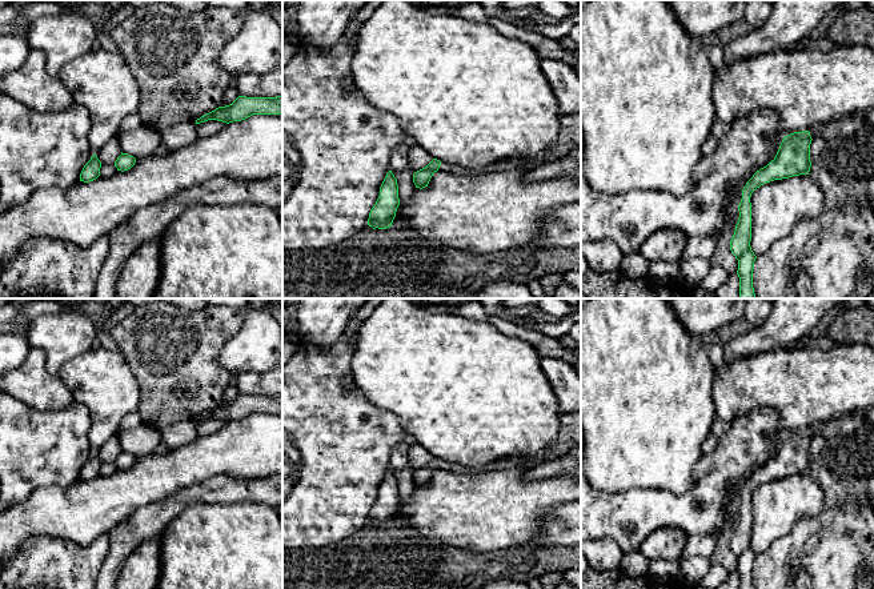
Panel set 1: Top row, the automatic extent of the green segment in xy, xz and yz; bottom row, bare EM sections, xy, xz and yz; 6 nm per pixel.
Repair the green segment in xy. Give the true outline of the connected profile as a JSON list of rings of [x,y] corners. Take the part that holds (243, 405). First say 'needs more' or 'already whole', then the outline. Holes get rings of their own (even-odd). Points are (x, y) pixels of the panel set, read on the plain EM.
already whole; [[[238,394],[232,402],[218,405],[215,409],[201,414],[196,422],[217,418],[233,421],[245,418],[253,413],[280,413],[282,412],[282,394],[277,396],[246,396]]]

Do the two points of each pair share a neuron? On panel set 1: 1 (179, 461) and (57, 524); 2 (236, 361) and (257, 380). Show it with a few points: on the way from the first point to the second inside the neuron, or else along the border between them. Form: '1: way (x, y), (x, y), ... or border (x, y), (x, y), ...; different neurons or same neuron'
1: way (148, 480), (88, 509); same neuron
2: border (268, 369), (263, 372), (239, 372), (235, 375); different neurons

